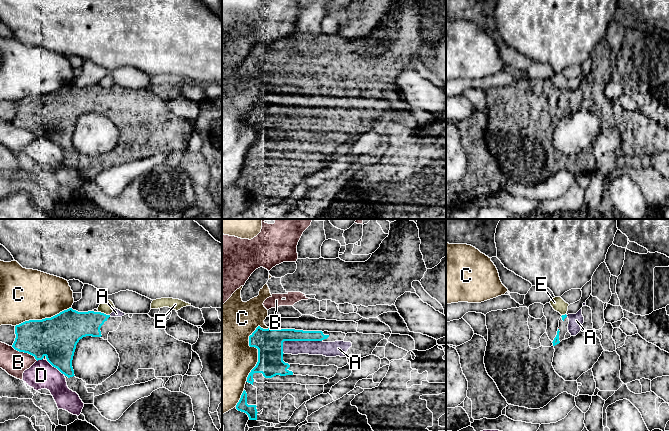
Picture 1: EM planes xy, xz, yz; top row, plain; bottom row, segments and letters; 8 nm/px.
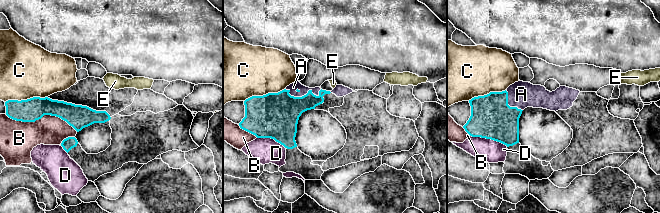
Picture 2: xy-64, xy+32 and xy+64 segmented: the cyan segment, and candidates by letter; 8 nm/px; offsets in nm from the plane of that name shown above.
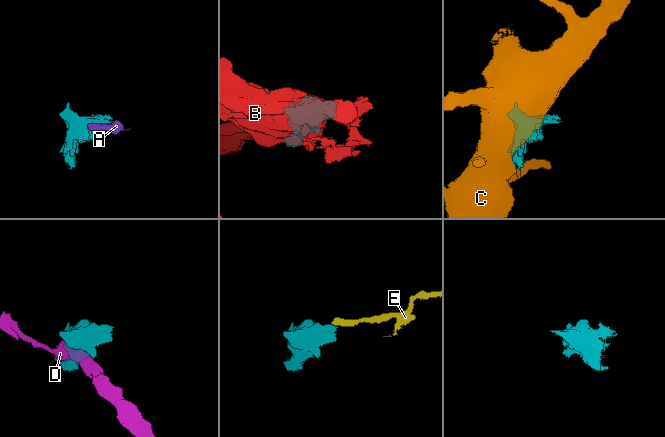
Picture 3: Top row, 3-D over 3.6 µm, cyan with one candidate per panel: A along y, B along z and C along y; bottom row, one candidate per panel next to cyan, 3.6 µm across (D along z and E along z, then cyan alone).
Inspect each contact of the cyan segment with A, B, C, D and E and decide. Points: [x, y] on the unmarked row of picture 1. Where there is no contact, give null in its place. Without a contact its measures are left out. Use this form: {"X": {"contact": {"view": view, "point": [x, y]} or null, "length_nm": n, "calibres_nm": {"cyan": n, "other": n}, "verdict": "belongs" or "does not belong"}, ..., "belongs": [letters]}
{"A": {"contact": {"view": "xz", "point": [297, 116]}, "length_nm": 340, "calibres_nm": {"cyan": 220, "other": 110}, "verdict": "belongs"}, "B": {"contact": {"view": "xy", "point": [24, 128]}, "length_nm": 240, "calibres_nm": {"cyan": 320, "other": 190}, "verdict": "does not belong"}, "C": {"contact": {"view": "xz", "point": [255, 123]}, "length_nm": 480, "calibres_nm": {"cyan": 220, "other": 420}, "verdict": "does not belong"}, "D": {"contact": {"view": "xy", "point": [55, 143]}, "length_nm": 190, "calibres_nm": {"cyan": 340, "other": 220}, "verdict": "does not belong"}, "E": {"contact": {"view": "xy", "point": [104, 90]}, "length_nm": 100, "calibres_nm": {"cyan": 220, "other": 110}, "verdict": "does not belong"}, "belongs": ["A"]}

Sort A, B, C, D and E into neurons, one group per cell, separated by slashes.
A / B / C / D / E

